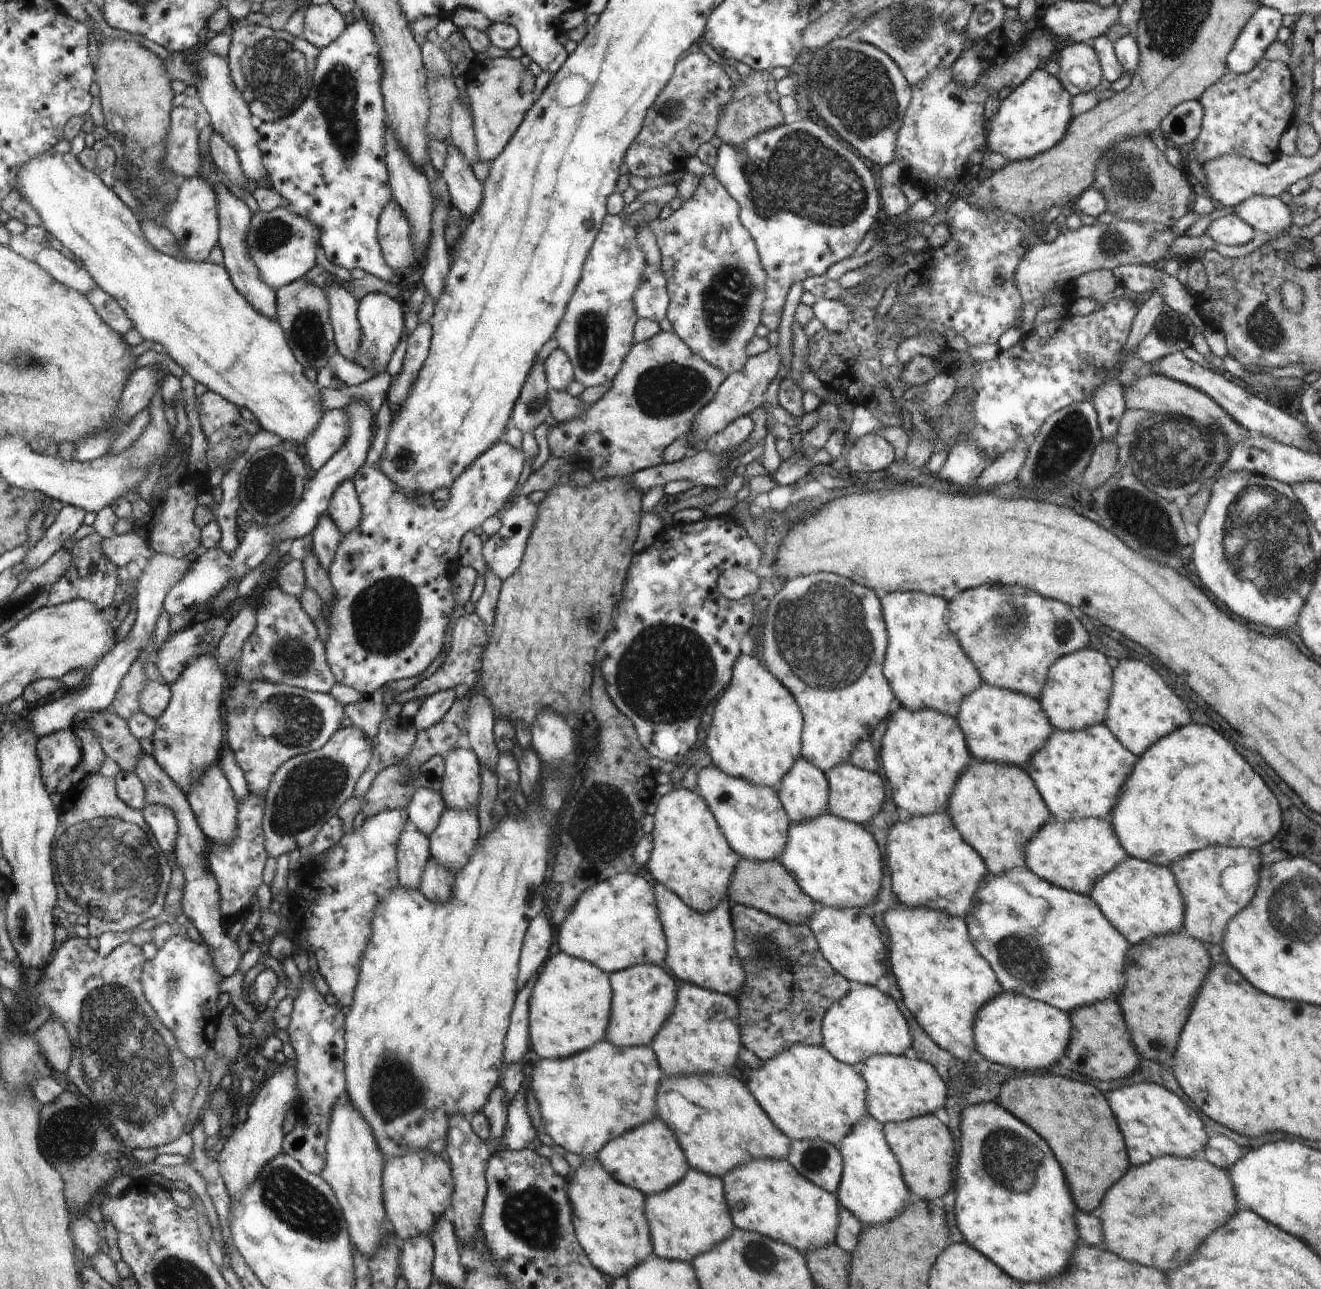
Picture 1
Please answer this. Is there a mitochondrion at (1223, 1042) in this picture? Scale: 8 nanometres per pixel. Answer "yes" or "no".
no

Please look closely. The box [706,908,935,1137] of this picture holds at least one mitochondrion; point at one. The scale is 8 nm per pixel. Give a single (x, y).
(763, 944)

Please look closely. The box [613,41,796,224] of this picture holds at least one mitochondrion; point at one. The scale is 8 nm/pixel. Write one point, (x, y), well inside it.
(674, 108)

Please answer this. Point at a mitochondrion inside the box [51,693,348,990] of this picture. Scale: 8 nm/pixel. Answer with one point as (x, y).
(109, 869)

